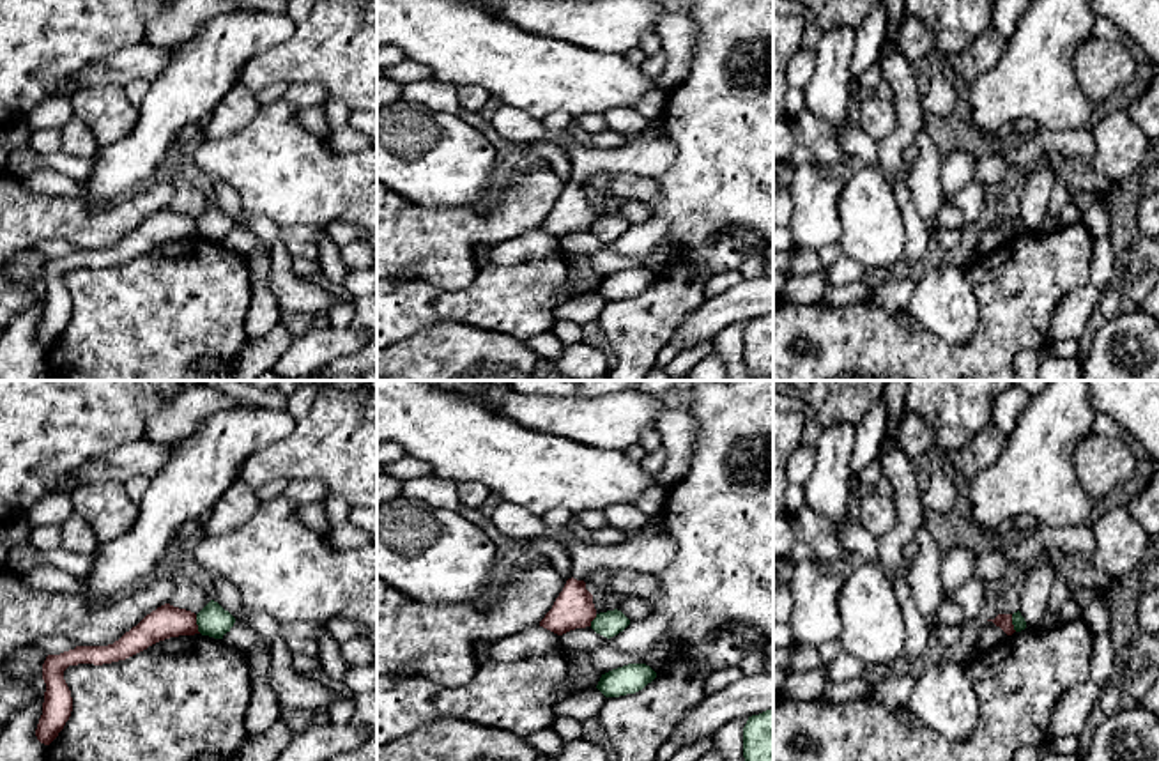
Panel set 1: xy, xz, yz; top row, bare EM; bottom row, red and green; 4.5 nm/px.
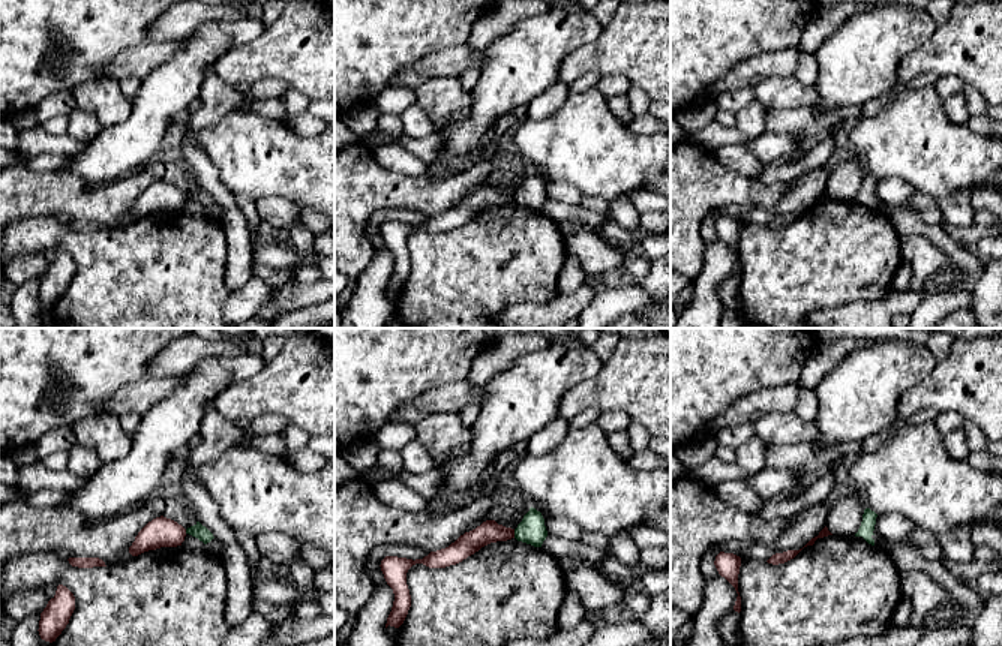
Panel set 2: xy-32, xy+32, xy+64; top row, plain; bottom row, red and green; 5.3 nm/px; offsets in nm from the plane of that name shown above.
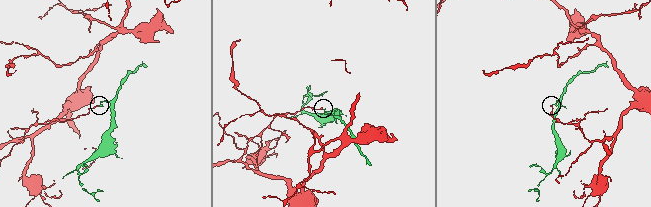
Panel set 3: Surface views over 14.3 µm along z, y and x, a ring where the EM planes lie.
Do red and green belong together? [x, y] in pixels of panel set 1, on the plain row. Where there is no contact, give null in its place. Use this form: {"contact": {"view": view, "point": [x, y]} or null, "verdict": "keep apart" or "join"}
{"contact": {"view": "xy", "point": [195, 227]}, "verdict": "keep apart"}

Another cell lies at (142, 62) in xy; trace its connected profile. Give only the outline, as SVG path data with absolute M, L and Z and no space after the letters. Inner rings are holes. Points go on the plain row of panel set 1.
M134 44L113 53L110 58L87 67L71 85L69 96L94 85L127 87L133 81L149 85L163 73L172 58L172 46Z

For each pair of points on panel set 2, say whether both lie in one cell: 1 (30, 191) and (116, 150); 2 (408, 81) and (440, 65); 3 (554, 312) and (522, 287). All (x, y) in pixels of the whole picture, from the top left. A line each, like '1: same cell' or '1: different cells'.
1: different cells
2: same cell
3: different cells

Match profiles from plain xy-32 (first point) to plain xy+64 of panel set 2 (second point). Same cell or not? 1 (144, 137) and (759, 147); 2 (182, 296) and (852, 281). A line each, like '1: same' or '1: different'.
1: different
2: same

